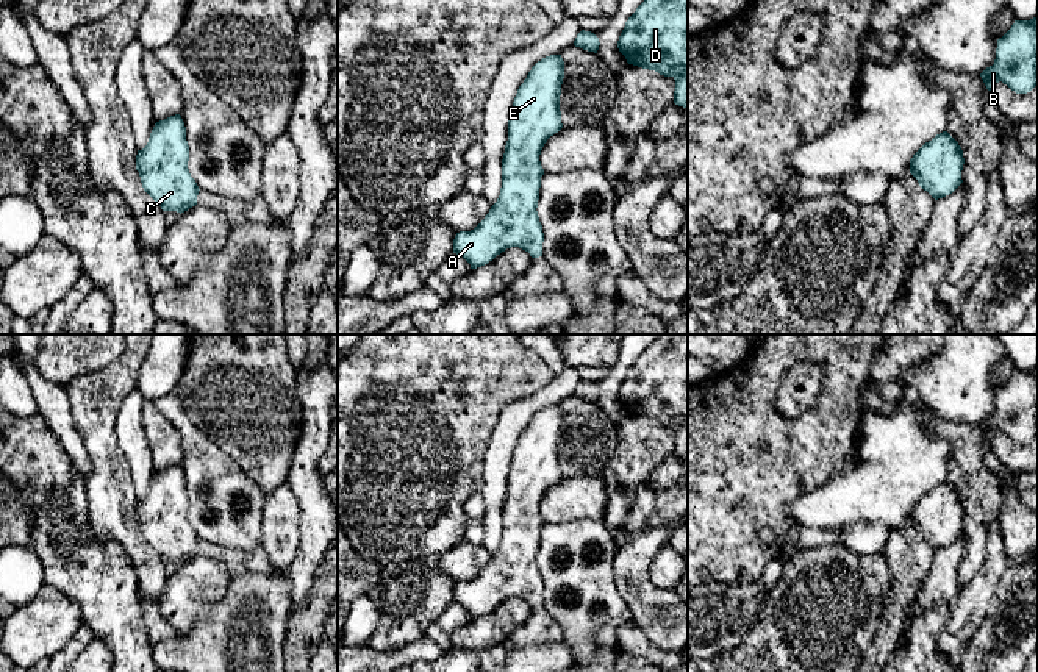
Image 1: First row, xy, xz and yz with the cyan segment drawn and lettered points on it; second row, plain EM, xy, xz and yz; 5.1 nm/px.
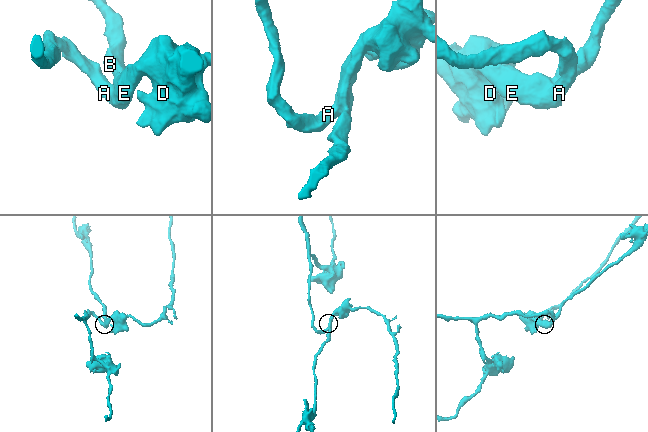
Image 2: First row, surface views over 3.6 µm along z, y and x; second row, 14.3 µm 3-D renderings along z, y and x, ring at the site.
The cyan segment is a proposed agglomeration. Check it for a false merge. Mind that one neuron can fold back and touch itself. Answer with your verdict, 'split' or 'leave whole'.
leave whole

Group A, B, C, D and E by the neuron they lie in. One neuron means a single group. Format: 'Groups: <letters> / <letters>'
Groups: A B C D E

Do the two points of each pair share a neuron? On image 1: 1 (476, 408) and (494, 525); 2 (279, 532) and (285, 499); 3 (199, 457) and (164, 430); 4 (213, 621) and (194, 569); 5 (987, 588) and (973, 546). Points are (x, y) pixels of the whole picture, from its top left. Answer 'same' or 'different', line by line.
1: different
2: same
3: different
4: different
5: different

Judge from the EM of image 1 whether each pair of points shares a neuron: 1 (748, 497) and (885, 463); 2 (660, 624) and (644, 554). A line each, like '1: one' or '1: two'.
1: two
2: one

